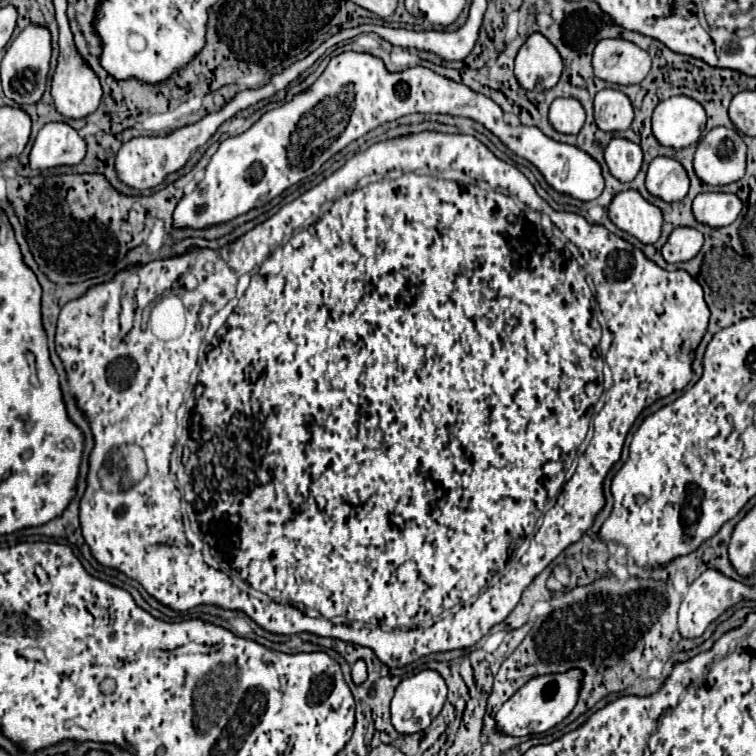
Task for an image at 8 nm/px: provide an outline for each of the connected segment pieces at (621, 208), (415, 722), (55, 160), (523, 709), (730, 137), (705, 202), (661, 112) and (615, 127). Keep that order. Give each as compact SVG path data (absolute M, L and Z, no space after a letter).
M638 190L618 192L610 202L608 218L620 230L636 236L644 244L654 244L660 238L662 228L660 208L644 200Z
M422 670L410 678L404 678L392 698L392 724L402 734L414 734L430 726L430 722L440 714L446 702L446 682L436 670Z
M50 122L46 124L30 152L32 168L54 168L62 164L78 164L86 154L86 140L66 122Z
M572 668L572 672L564 672L564 674L534 676L512 698L508 698L498 710L496 722L500 730L512 736L528 736L528 734L540 734L540 732L554 728L576 706L582 680L584 680L584 672L580 672L580 668Z
M712 128L700 142L694 154L696 176L710 184L732 184L744 176L746 144L736 130Z
M702 192L694 198L694 216L712 228L732 224L742 212L742 200L728 192Z
M688 96L662 100L652 116L652 132L662 146L684 148L696 144L706 126L706 112Z
M604 88L594 98L594 118L600 130L622 132L634 120L634 108L624 92L614 88Z

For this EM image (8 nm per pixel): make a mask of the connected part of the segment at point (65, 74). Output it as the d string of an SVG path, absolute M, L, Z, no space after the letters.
M80 54L58 56L52 80L52 98L56 110L68 118L84 118L98 110L102 86L96 72Z

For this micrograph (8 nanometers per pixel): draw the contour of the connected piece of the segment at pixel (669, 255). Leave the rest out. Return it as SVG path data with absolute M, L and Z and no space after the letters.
M676 228L668 236L666 244L662 246L662 256L670 264L690 260L698 254L698 250L702 248L702 242L704 242L704 236L696 228Z

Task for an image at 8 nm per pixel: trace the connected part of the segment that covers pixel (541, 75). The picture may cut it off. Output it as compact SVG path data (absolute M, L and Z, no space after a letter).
M534 32L516 54L514 74L526 90L548 90L562 74L562 56L546 36Z

